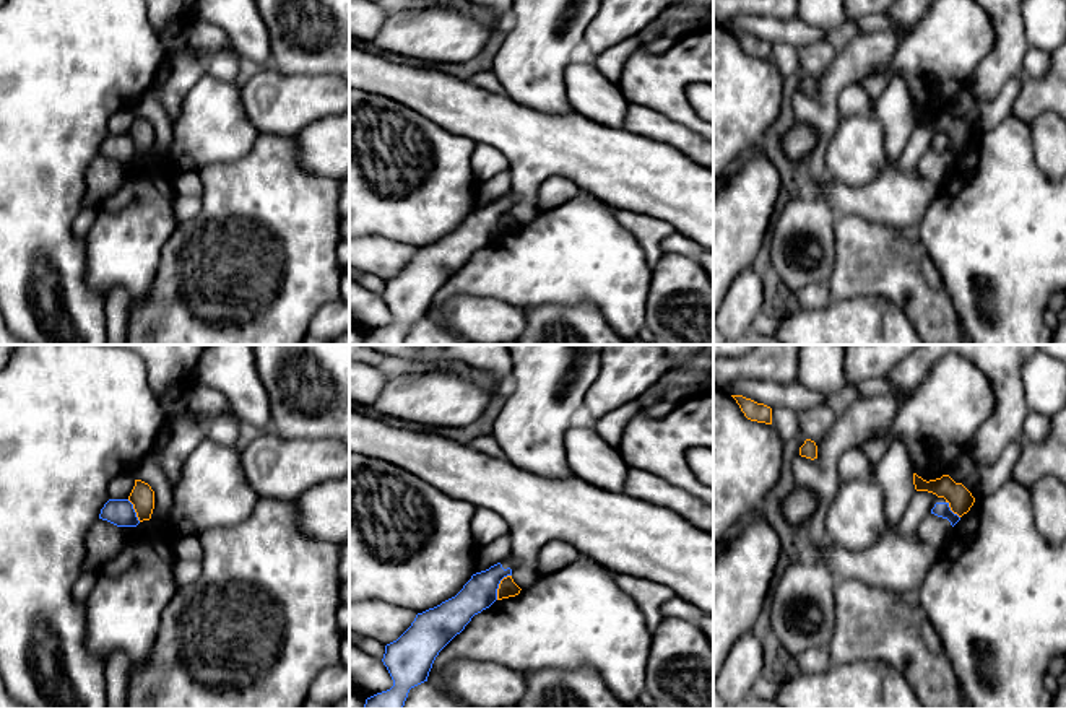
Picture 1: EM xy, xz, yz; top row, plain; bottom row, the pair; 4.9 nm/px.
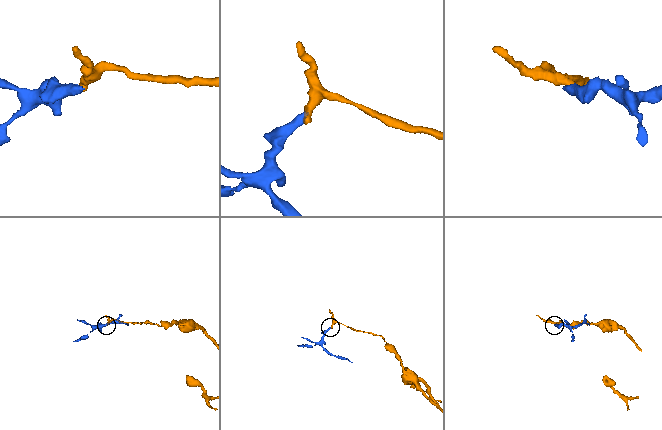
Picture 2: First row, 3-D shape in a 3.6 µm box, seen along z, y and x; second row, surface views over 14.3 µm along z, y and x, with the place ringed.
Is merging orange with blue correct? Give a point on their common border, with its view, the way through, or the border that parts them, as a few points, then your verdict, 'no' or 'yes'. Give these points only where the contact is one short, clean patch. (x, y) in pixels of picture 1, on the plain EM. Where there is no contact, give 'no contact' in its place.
xz (499, 221) | along xz (511, 210), (501, 217), (496, 234) | no

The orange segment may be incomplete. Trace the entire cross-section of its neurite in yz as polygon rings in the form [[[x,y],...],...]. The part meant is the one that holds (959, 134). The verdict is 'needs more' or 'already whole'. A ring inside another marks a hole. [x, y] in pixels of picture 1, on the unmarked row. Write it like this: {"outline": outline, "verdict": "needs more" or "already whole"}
{"outline": [[[913,109],[913,120],[916,127],[928,127],[938,133],[944,133],[951,146],[959,153],[967,150],[975,138],[972,128],[962,119],[956,119],[949,111],[926,117]]], "verdict": "already whole"}

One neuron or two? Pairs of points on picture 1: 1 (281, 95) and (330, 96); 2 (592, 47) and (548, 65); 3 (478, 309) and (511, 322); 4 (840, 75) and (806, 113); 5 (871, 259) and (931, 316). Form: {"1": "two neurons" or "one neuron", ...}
{"1": "one neuron", "2": "two neurons", "3": "one neuron", "4": "one neuron", "5": "one neuron"}

